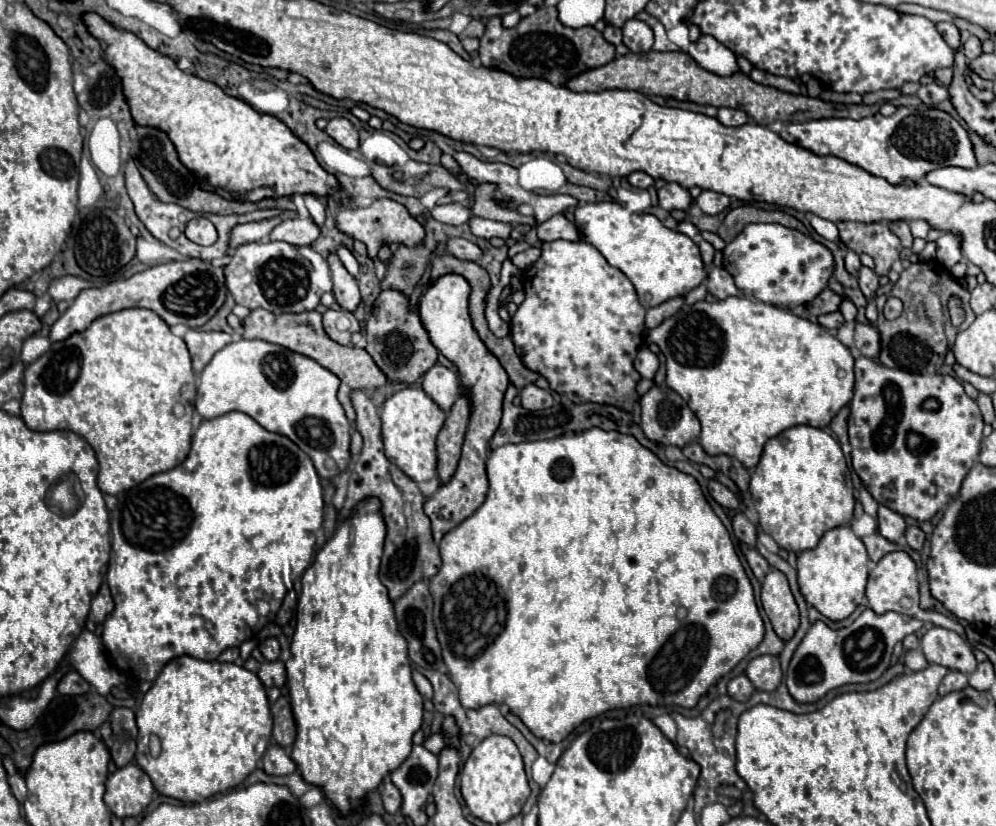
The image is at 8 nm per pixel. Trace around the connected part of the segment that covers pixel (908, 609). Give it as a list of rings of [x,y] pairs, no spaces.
[[[895,551],[895,553],[887,553],[877,565],[875,569],[869,573],[869,581],[867,581],[867,601],[869,607],[877,613],[877,615],[885,615],[889,611],[901,613],[901,615],[909,615],[922,621],[929,621],[937,626],[941,626],[957,632],[966,639],[964,627],[954,622],[948,616],[935,612],[923,610],[919,607],[919,585],[917,585],[917,567],[915,561],[903,553],[903,551]]]

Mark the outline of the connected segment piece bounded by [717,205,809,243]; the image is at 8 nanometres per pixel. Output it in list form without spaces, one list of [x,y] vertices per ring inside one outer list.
[[[749,205],[739,207],[739,209],[731,209],[725,215],[717,235],[725,243],[729,243],[731,239],[735,239],[735,235],[739,235],[739,231],[743,231],[743,227],[747,227],[751,223],[779,223],[783,227],[797,229],[797,231],[809,235],[809,231],[795,217],[791,217],[791,215],[783,213],[783,211],[765,211],[765,209],[757,209],[757,207],[749,207]]]

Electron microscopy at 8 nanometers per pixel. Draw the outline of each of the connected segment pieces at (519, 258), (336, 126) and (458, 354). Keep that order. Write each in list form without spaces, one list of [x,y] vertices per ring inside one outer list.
[[[529,247],[527,251],[523,251],[523,253],[517,253],[511,261],[519,267],[519,269],[527,269],[527,267],[531,267],[537,259],[541,257],[541,249],[539,247]]]
[[[343,117],[331,119],[327,123],[325,131],[337,145],[341,145],[345,149],[359,149],[359,135],[347,119],[343,119]]]
[[[457,273],[441,275],[435,281],[427,283],[427,289],[419,297],[419,315],[425,331],[429,333],[431,343],[445,355],[459,373],[461,385],[471,401],[471,417],[465,433],[461,463],[447,485],[439,485],[437,493],[425,501],[425,515],[431,519],[431,527],[457,527],[467,517],[471,517],[487,495],[487,475],[485,475],[485,461],[487,461],[487,445],[495,435],[501,415],[503,415],[503,397],[509,387],[509,377],[501,367],[499,359],[485,347],[479,333],[475,331],[471,317],[469,317],[469,295],[471,285],[465,277]]]

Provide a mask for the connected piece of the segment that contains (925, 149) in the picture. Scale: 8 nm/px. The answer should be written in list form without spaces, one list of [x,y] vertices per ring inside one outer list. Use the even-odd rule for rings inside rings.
[[[899,107],[891,117],[883,117],[881,113],[865,119],[817,119],[817,121],[805,121],[805,123],[787,123],[779,133],[787,143],[799,145],[819,157],[839,157],[847,163],[853,163],[867,173],[875,177],[887,179],[891,185],[917,185],[939,167],[961,167],[961,169],[975,169],[977,159],[973,153],[973,145],[969,141],[967,131],[959,125],[957,119],[953,119],[949,113],[939,109],[927,109],[927,107]]]

